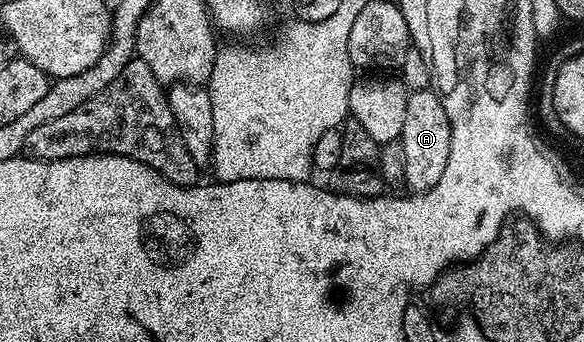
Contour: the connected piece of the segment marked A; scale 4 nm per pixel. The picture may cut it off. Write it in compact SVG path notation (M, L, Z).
M435 89L411 91L406 100L406 120L402 123L402 132L398 141L402 144L406 155L406 180L404 186L409 191L419 192L434 188L442 172L446 172L446 164L450 160L450 120L446 116L446 108L442 108L442 100Z

